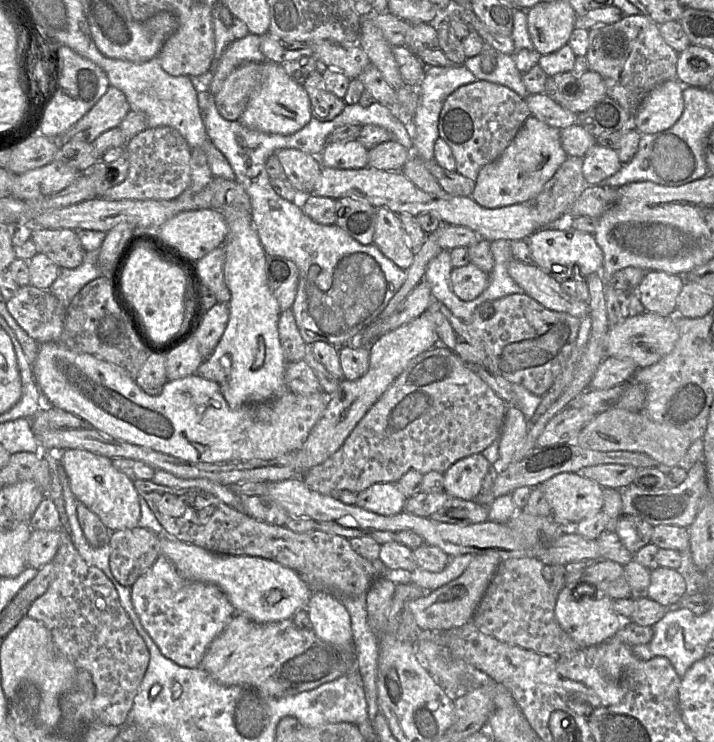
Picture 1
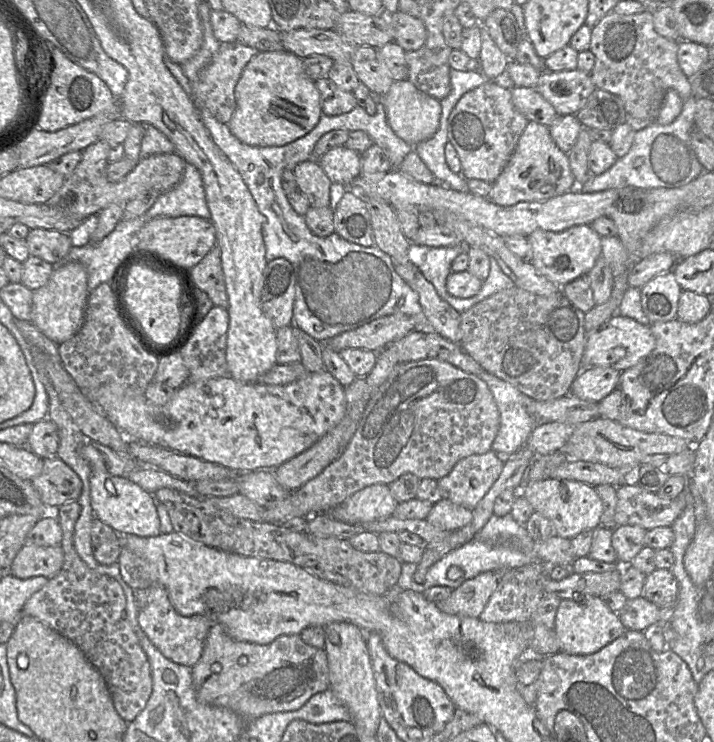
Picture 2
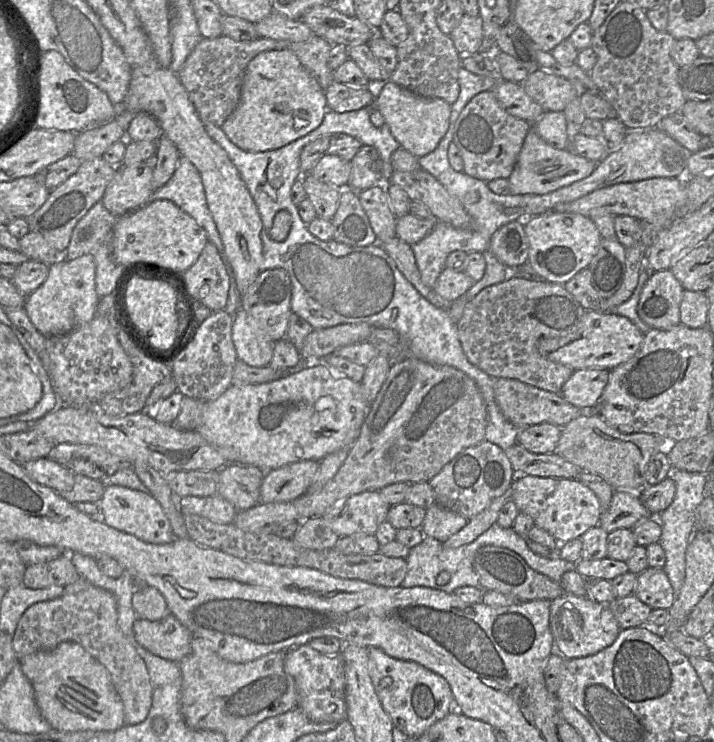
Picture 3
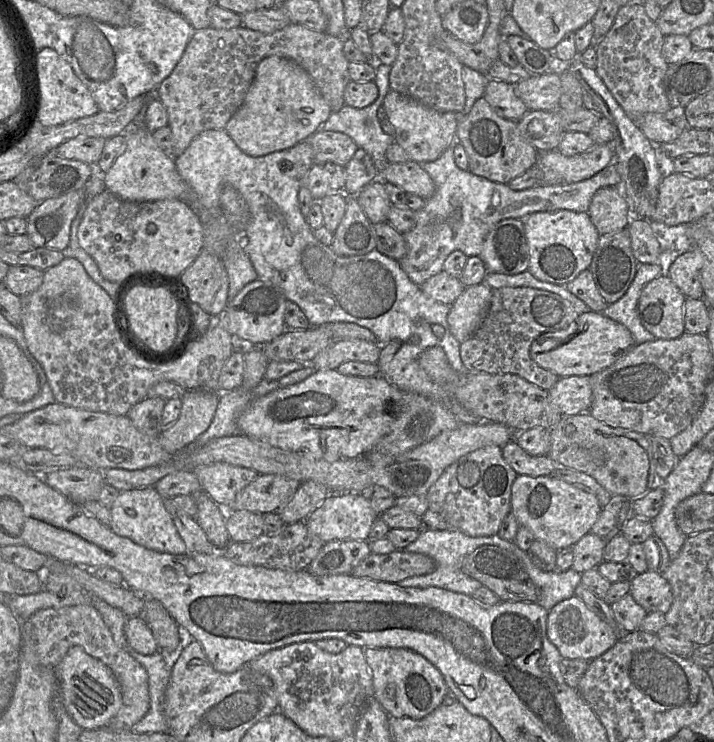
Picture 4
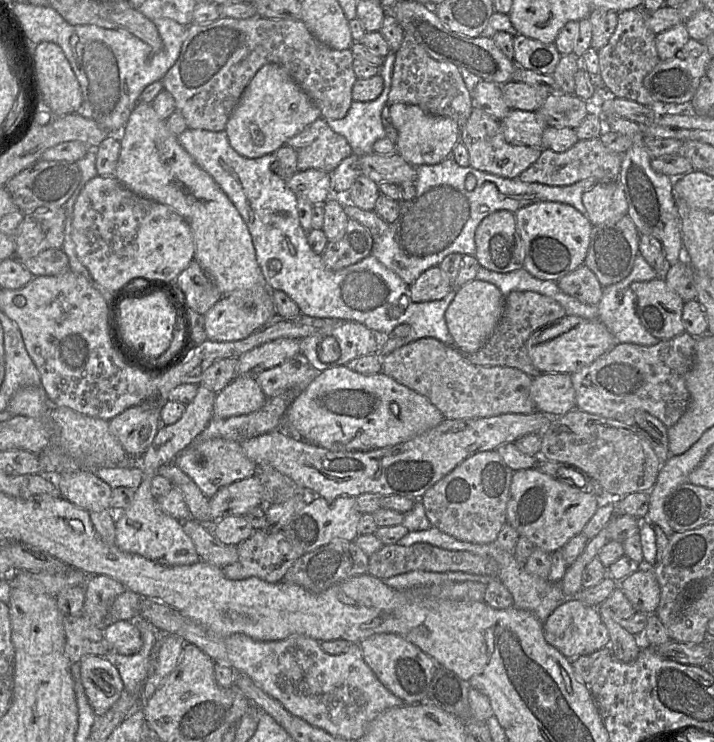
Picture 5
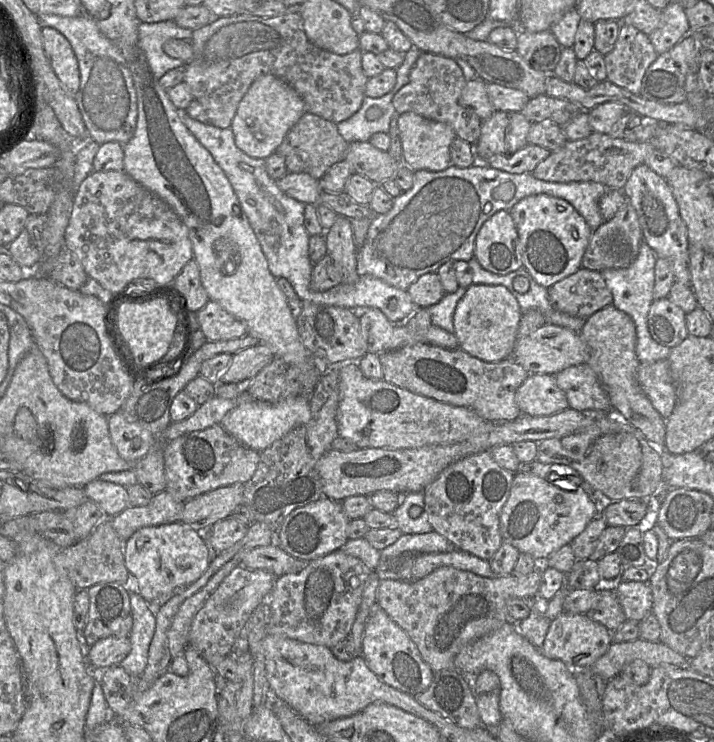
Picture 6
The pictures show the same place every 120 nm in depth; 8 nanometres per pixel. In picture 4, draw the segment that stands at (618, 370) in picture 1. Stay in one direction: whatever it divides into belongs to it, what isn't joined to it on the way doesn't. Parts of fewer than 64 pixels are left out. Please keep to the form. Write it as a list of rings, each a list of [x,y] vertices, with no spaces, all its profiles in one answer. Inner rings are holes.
[[[590,376],[560,377],[548,393],[564,417],[589,412],[592,403]]]

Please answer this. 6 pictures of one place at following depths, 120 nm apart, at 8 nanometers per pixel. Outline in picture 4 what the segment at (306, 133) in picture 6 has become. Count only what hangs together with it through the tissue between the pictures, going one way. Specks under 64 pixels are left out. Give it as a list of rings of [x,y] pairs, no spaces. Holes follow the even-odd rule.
[[[317,130],[306,141],[313,148],[313,163],[335,163],[345,167],[358,150],[354,140],[337,131]]]

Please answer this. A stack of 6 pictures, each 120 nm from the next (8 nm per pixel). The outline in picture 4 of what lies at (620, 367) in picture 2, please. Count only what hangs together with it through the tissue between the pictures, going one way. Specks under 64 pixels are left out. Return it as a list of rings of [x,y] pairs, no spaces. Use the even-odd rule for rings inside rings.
[[[591,310],[579,314],[574,325],[568,329],[543,333],[541,337],[538,339],[535,337],[533,341],[530,347],[531,358],[539,366],[559,377],[591,376],[611,366],[635,346],[632,334],[624,325],[610,319],[602,312]],[[572,327],[575,327],[575,329],[569,333]],[[553,345],[558,346],[547,350]]]

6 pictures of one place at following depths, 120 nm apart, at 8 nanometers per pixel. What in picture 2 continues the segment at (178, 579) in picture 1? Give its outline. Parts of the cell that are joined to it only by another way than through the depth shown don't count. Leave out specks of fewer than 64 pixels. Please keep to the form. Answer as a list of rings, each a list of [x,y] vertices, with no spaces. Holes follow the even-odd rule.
[[[158,582],[147,588],[148,602],[138,611],[138,622],[150,641],[168,659],[188,667],[193,667],[200,659],[205,640],[213,624],[206,615],[182,616],[173,607],[168,592]]]

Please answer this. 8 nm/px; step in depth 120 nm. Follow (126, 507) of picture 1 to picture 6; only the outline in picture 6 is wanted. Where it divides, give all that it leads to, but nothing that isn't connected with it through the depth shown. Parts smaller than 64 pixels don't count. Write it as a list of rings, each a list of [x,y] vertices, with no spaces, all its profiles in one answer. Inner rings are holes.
[[[181,522],[137,530],[124,542],[123,553],[127,570],[138,581],[139,594],[153,609],[160,608],[181,589],[198,580],[213,557],[202,532]]]

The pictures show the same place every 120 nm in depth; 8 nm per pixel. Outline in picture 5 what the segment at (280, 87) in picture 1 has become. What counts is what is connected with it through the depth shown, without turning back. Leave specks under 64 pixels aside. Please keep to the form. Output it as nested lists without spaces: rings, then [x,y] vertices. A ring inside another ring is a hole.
[[[275,63],[263,65],[250,80],[225,127],[231,147],[246,158],[259,158],[277,151],[289,139],[321,117],[309,95],[285,68]]]

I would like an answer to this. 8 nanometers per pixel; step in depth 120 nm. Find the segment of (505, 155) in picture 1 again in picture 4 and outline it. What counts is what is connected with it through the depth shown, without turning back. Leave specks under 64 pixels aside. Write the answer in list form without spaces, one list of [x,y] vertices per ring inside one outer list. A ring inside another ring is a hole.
[[[596,145],[589,151],[574,155],[564,156],[557,150],[539,152],[536,165],[543,173],[543,182],[547,186],[565,185],[586,180],[614,162],[612,145]]]

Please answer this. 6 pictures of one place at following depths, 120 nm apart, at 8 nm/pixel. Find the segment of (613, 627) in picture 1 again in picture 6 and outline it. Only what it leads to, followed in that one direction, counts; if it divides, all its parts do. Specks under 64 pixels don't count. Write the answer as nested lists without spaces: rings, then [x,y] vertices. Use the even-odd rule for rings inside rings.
[[[562,612],[550,623],[541,653],[554,660],[560,660],[572,670],[589,669],[603,656],[613,642],[613,633],[604,625],[590,619],[586,614]]]

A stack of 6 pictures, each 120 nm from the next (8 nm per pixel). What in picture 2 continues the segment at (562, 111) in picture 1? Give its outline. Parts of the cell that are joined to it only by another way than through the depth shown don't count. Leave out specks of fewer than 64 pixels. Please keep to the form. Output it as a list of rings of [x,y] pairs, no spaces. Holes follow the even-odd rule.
[[[515,86],[511,93],[515,108],[528,121],[551,126],[560,117],[555,108],[534,87]]]

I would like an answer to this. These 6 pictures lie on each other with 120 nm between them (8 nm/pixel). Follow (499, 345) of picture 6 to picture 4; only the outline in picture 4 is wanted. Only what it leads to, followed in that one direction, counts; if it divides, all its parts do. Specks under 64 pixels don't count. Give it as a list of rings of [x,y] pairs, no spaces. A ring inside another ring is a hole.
[[[485,283],[466,287],[450,307],[447,322],[451,334],[460,342],[479,327],[491,300],[492,289]]]

